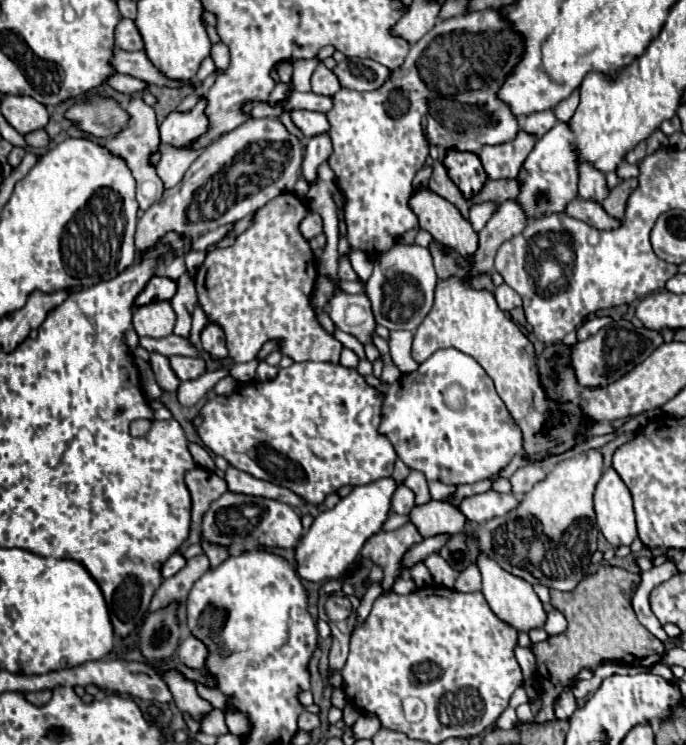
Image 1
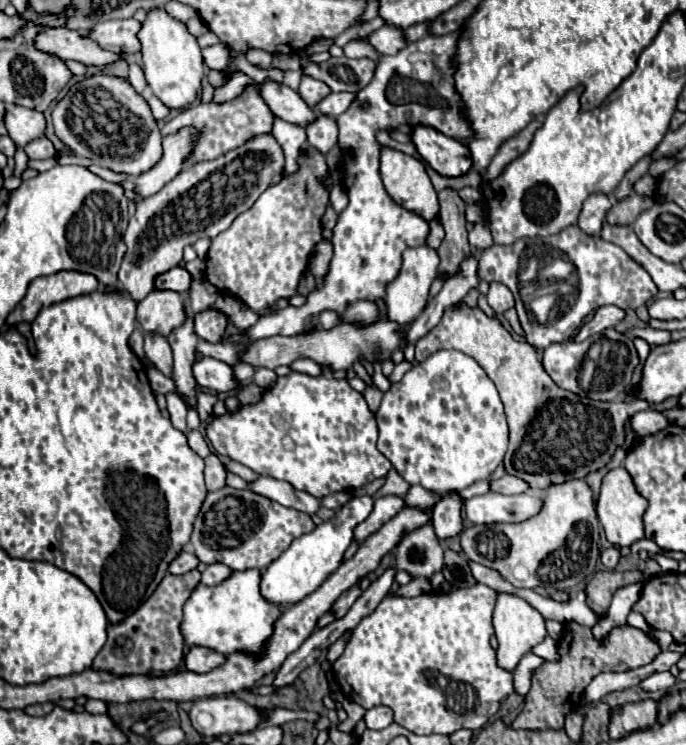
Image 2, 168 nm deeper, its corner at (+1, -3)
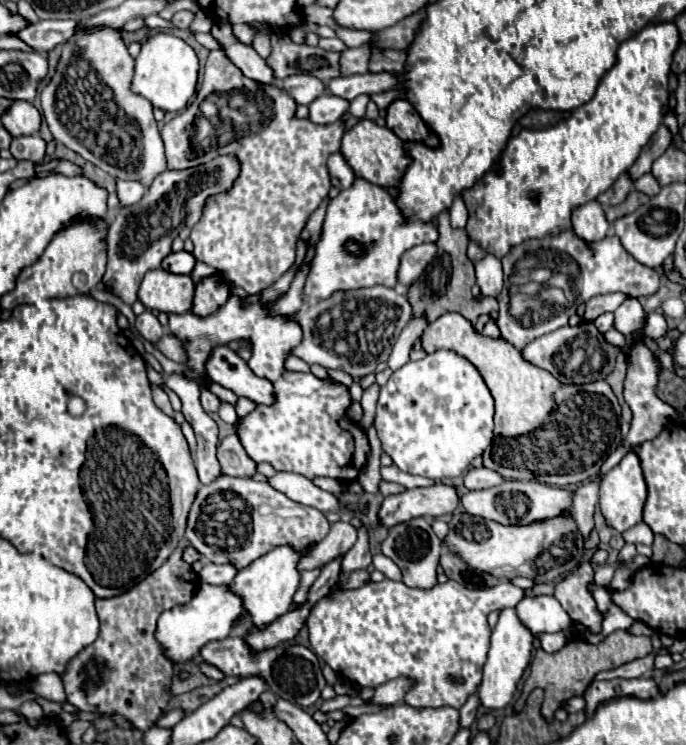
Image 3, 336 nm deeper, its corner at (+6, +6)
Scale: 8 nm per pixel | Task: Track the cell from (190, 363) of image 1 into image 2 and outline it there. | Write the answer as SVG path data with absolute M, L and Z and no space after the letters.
M203 358L201 362L195 362L193 376L199 386L209 388L213 392L231 392L231 390L243 386L235 378L233 368L221 360L215 360L215 358Z

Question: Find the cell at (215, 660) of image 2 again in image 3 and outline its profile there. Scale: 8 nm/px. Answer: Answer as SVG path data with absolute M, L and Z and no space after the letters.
M234 631L222 641L210 641L200 649L200 657L204 663L218 667L224 675L238 675L238 677L250 677L250 675L260 675L266 679L270 685L270 691L276 693L282 699L288 699L290 703L296 703L298 707L310 707L320 699L322 689L326 687L322 669L320 669L320 659L306 647L294 645L294 643L282 643L274 649L262 651L252 655L242 639L240 631Z

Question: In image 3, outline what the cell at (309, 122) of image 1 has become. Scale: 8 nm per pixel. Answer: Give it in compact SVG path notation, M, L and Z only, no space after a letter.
M214 23L212 35L222 43L224 53L248 79L254 79L264 85L278 85L278 79L272 75L272 69L268 67L268 63L252 47L238 43L228 23Z

